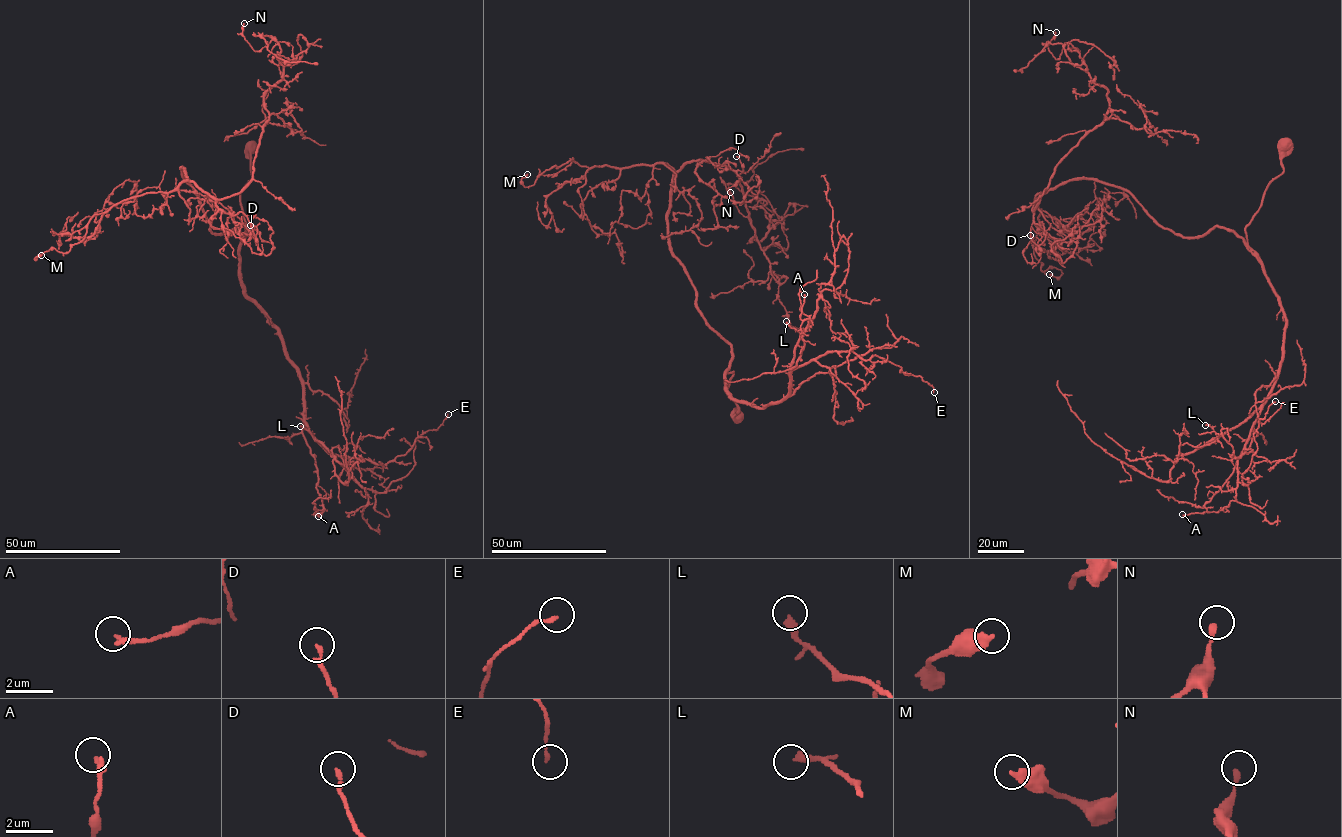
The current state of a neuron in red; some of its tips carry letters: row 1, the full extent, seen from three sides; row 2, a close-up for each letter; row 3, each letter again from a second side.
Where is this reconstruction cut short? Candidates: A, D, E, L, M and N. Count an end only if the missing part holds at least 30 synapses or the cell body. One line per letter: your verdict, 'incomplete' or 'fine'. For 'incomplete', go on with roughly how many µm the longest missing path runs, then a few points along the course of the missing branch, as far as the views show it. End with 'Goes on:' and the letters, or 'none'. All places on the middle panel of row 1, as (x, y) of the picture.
A: fine
D: fine
E: fine
L: fine
M: fine
N: fine
Goes on: none

